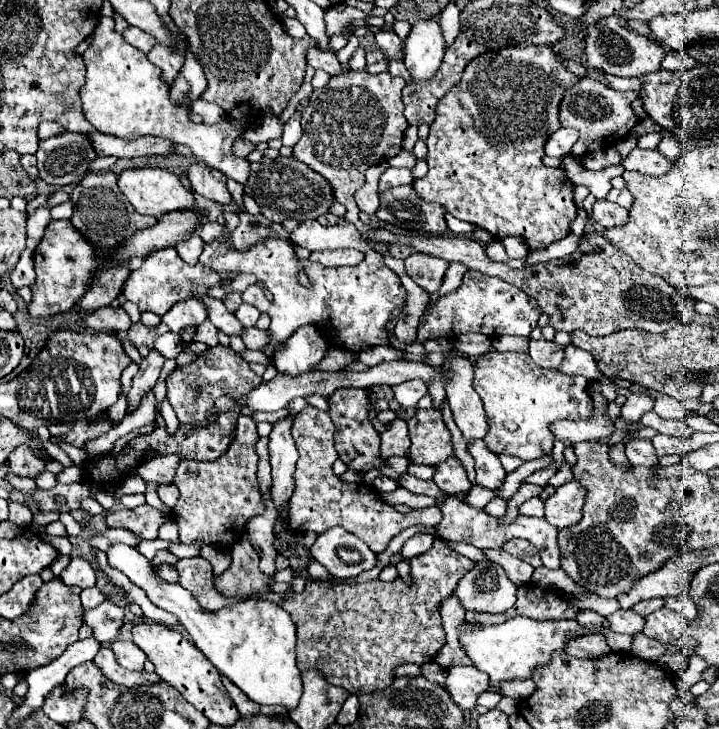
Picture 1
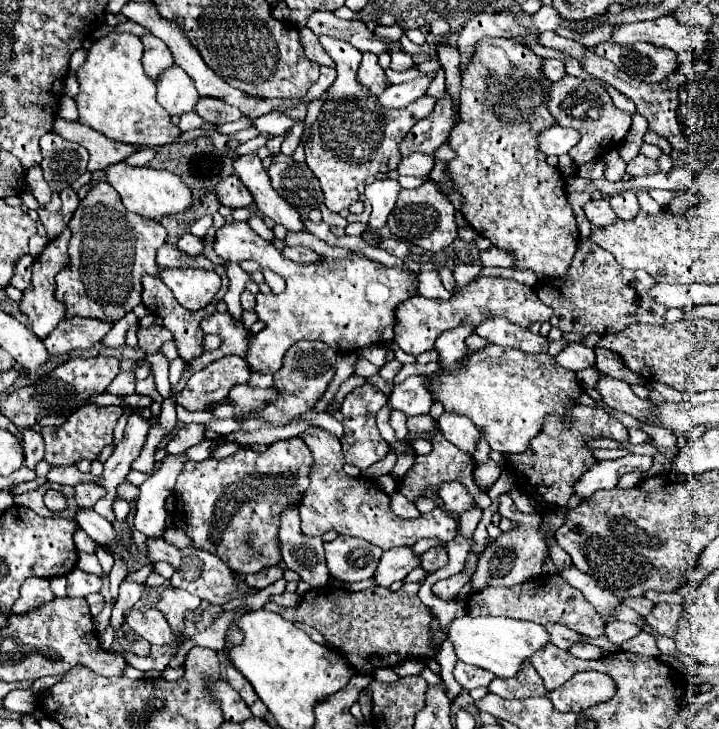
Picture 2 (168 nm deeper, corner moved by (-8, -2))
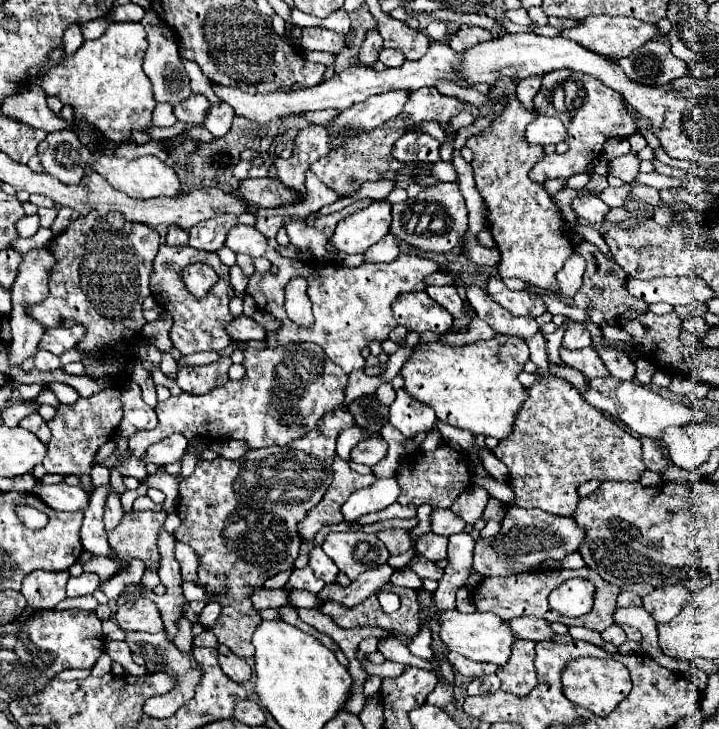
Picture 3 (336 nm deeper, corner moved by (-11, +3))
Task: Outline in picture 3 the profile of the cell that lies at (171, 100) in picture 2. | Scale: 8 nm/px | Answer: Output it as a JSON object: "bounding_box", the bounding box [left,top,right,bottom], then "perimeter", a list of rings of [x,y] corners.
{"bounding_box":[173,93,209,125],"perimeter":[[[191,93],[185,101],[177,103],[173,107],[173,113],[179,121],[183,123],[189,123],[189,125],[203,125],[203,119],[205,119],[205,113],[209,109],[209,101],[205,95],[201,93]]]}

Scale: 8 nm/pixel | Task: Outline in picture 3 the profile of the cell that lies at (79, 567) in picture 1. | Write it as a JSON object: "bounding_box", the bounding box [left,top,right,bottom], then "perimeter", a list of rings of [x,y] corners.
{"bounding_box":[67,573,101,597],"perimeter":[[[83,573],[79,577],[69,577],[67,583],[67,597],[79,597],[79,595],[89,595],[101,585],[99,575],[93,573]]]}

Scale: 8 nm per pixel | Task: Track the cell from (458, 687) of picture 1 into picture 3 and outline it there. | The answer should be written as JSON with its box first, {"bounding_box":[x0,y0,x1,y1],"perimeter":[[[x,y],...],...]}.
{"bounding_box":[449,653,497,679],"perimeter":[[[449,653],[449,661],[455,667],[455,671],[459,671],[461,675],[471,677],[471,679],[491,675],[491,673],[497,671],[497,667],[491,665],[491,663],[477,663],[477,661],[471,661],[471,659],[467,659],[467,657],[459,655],[459,653]]]}

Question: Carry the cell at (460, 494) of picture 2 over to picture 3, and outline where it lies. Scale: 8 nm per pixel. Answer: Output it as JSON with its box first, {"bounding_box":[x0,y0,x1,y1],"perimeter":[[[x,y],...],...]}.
{"bounding_box":[451,485,489,523],"perimeter":[[[475,485],[475,487],[469,487],[463,493],[459,493],[459,497],[451,505],[451,511],[457,517],[461,517],[465,523],[475,523],[481,517],[487,501],[489,501],[487,491],[479,485]]]}

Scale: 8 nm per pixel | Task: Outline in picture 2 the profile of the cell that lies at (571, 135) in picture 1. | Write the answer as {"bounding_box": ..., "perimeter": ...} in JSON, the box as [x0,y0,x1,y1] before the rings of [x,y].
{"bounding_box":[538,124,580,156],"perimeter":[[[554,124],[552,128],[546,128],[538,134],[538,148],[546,154],[546,156],[560,156],[560,154],[568,154],[570,148],[580,140],[580,134],[576,134],[574,128],[562,128],[558,124]]]}

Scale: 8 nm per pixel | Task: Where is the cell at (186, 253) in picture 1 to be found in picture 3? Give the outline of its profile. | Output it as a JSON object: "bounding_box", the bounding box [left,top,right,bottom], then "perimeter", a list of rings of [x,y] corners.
{"bounding_box":[167,227,189,245],"perimeter":[[[169,227],[167,243],[169,245],[187,245],[189,243],[189,233],[183,231],[181,227]]]}

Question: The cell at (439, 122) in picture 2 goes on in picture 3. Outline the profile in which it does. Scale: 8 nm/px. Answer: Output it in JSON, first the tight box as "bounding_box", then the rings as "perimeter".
{"bounding_box":[393,133,439,161],"perimeter":[[[407,133],[393,145],[393,157],[399,161],[439,161],[437,141],[425,133]]]}

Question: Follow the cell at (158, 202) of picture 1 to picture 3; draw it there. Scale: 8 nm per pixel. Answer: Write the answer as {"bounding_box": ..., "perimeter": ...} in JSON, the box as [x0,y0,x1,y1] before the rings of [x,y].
{"bounding_box":[91,155,183,199],"perimeter":[[[95,155],[91,161],[91,169],[101,173],[115,189],[127,193],[133,199],[153,199],[153,197],[177,197],[183,193],[179,175],[173,167],[165,165],[157,157],[137,157],[137,159],[121,159],[115,155]]]}

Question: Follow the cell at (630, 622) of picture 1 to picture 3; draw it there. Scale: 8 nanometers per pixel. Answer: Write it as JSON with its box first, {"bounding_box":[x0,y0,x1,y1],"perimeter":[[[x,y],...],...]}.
{"bounding_box":[601,625,627,647],"perimeter":[[[611,625],[607,631],[601,633],[601,637],[603,637],[607,643],[613,643],[613,645],[617,645],[617,647],[627,641],[627,635],[625,635],[625,631],[623,631],[619,625]]]}

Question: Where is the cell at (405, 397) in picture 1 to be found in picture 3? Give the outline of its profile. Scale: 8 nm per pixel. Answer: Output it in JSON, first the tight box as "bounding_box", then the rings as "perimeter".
{"bounding_box":[389,389,435,437],"perimeter":[[[405,389],[397,391],[397,399],[389,409],[389,421],[407,437],[413,437],[417,431],[429,431],[435,423],[435,411],[413,399]]]}

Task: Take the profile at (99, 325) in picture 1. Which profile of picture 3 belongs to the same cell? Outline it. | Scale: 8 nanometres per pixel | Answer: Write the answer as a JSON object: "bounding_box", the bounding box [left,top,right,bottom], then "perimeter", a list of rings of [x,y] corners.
{"bounding_box":[39,323,85,355],"perimeter":[[[81,323],[73,325],[73,327],[47,329],[39,343],[39,349],[51,351],[55,355],[63,355],[67,349],[73,349],[75,343],[83,341],[83,337],[85,337],[85,327]]]}

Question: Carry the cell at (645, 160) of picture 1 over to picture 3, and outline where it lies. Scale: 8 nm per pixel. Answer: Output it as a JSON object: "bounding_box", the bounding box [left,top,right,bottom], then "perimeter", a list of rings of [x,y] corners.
{"bounding_box":[611,153,639,183],"perimeter":[[[629,153],[629,155],[623,155],[623,157],[617,157],[611,161],[611,175],[619,177],[623,183],[629,183],[635,179],[635,175],[639,173],[639,157],[635,153]]]}

